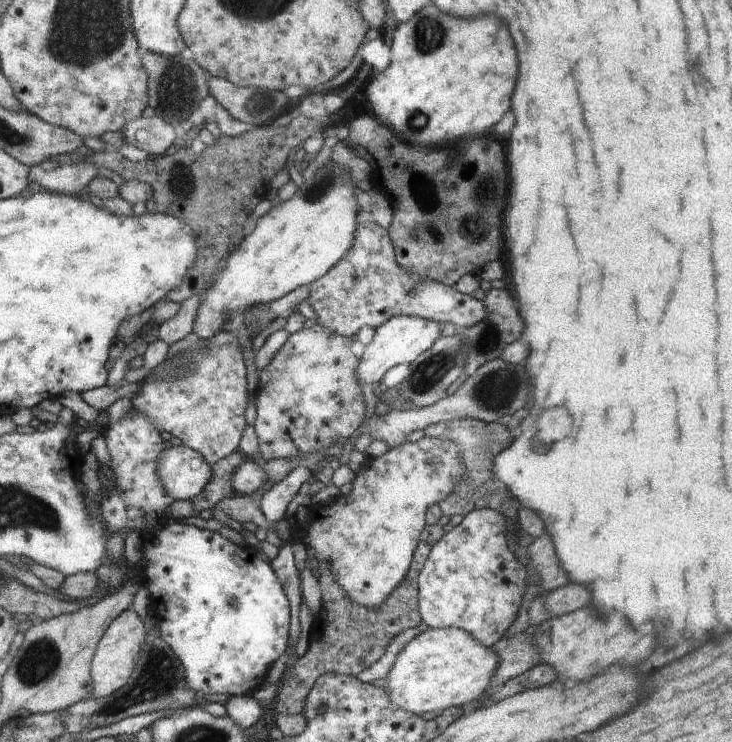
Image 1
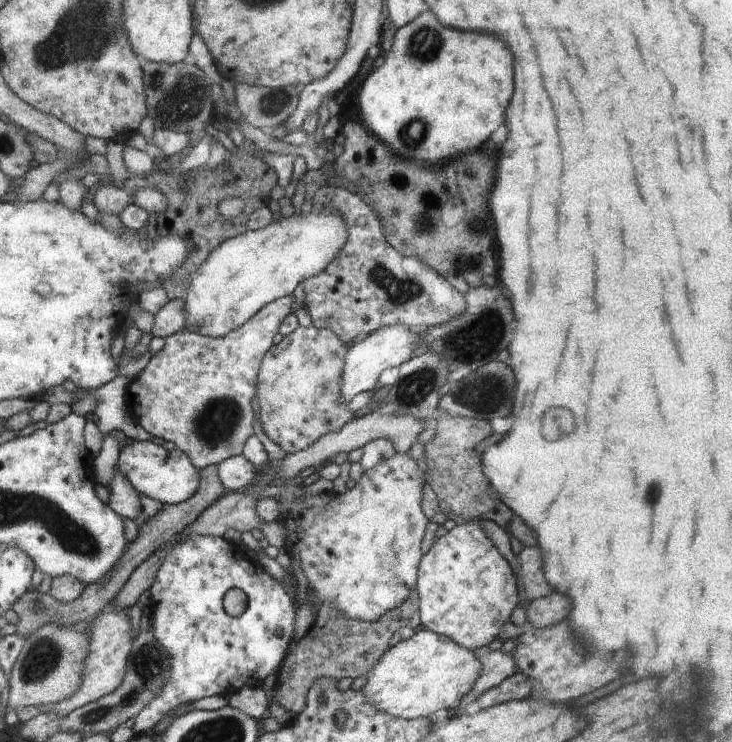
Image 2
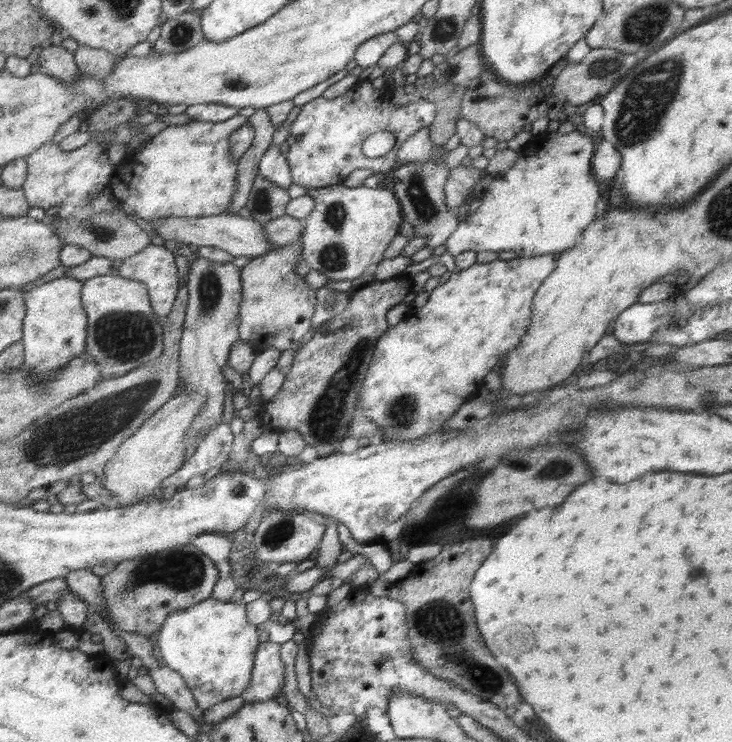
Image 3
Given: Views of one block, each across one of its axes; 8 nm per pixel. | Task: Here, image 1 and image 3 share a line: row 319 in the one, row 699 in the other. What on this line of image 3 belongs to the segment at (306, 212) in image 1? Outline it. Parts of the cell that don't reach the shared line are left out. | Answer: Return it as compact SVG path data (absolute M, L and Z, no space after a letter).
M203 600L193 607L173 612L155 636L166 667L182 675L200 709L241 696L253 680L261 642L258 627L250 624L241 601Z

